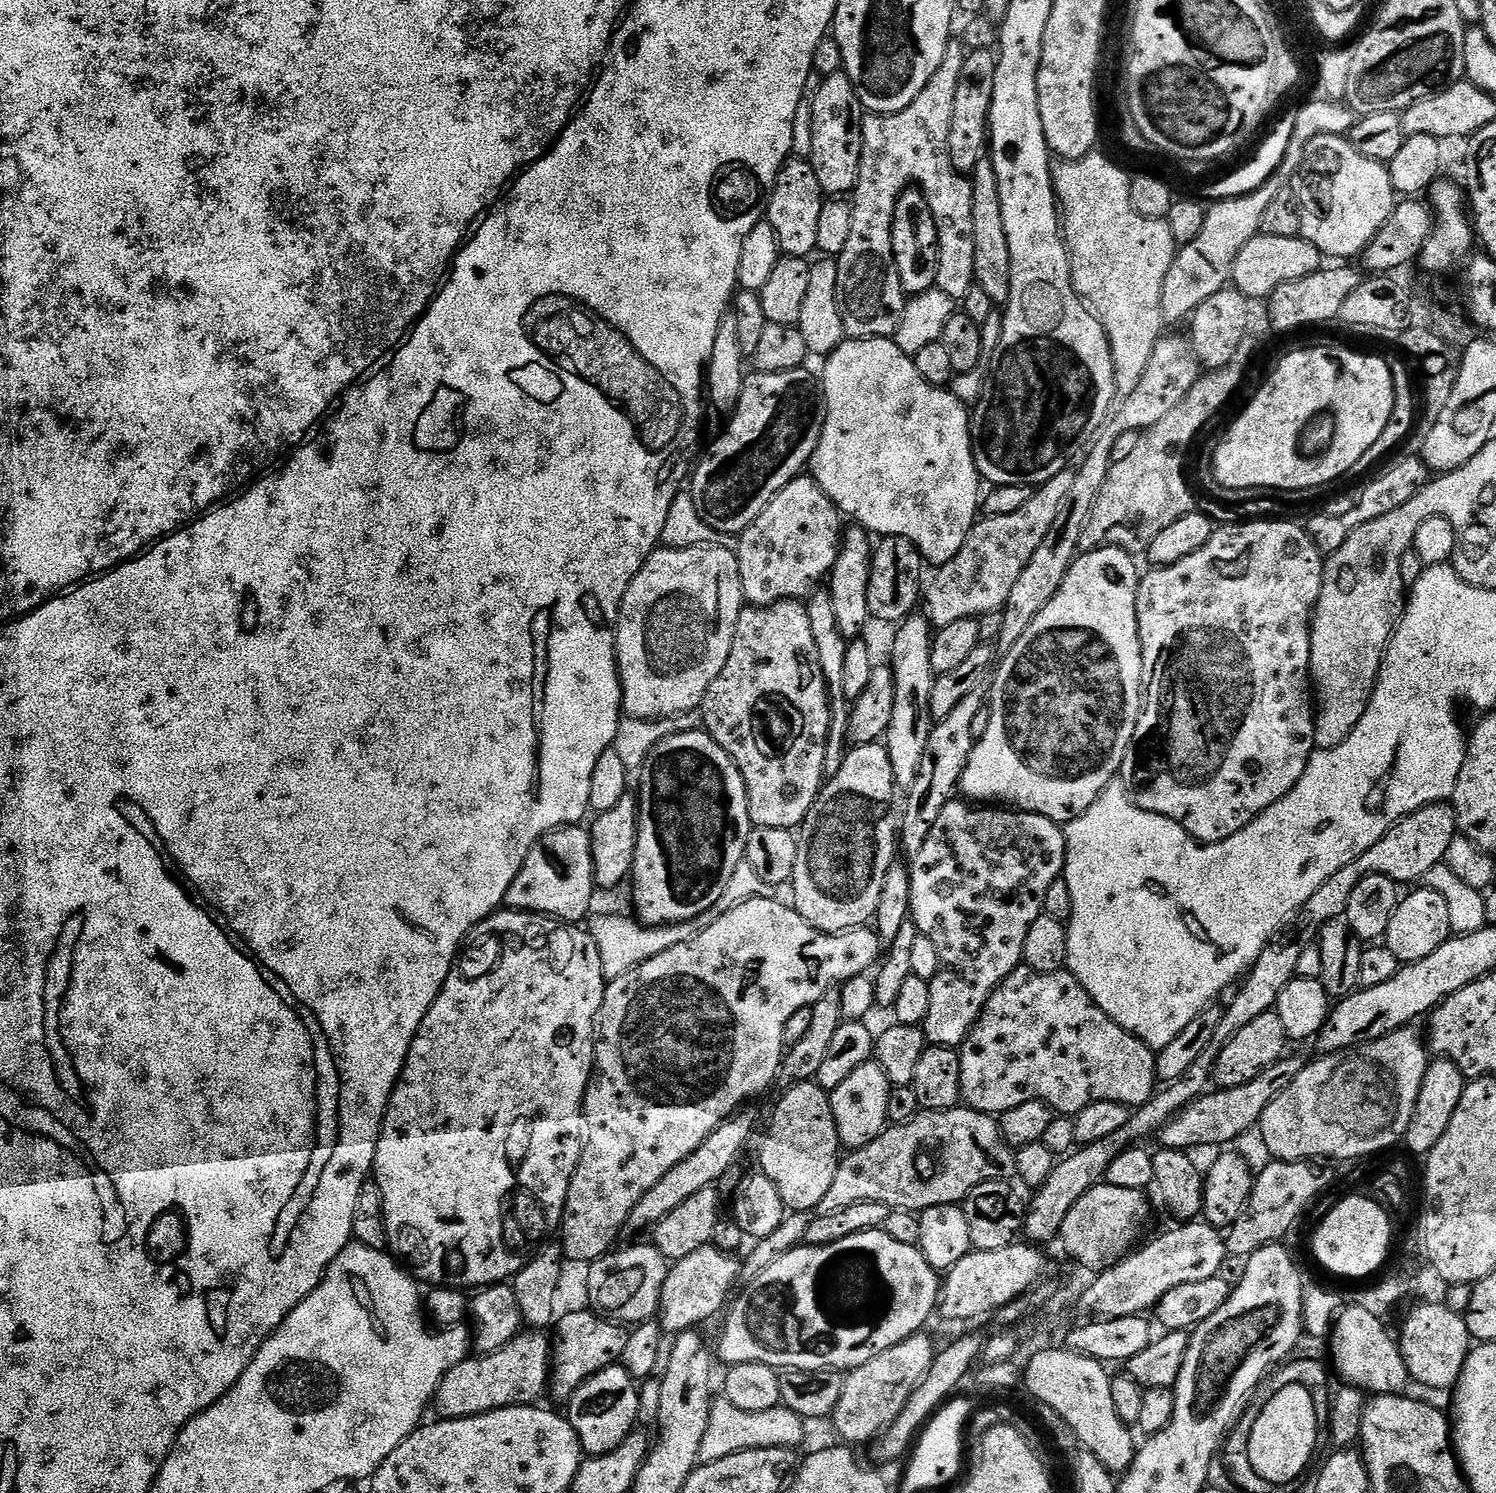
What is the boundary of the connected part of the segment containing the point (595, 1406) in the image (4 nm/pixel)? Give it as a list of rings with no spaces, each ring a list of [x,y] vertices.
[[[617,1362],[611,1364],[608,1368],[603,1368],[601,1372],[594,1373],[572,1395],[571,1400],[567,1401],[566,1415],[578,1434],[581,1448],[588,1456],[605,1456],[607,1452],[613,1452],[637,1427],[642,1397],[640,1397],[640,1392],[636,1388],[639,1388],[637,1380],[625,1370],[623,1363]]]

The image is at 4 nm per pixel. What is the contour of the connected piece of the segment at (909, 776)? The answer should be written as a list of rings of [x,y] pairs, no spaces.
[[[918,615],[908,616],[895,629],[896,637],[892,640],[890,667],[894,674],[894,714],[882,743],[890,754],[890,766],[894,770],[896,787],[900,790],[910,789],[918,778],[919,767],[922,766],[934,727],[930,710],[930,694],[938,675],[932,665],[934,628],[923,615]]]

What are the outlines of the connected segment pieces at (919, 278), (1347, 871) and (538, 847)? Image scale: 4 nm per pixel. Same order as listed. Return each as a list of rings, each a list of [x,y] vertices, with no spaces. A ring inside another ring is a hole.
[[[909,186],[901,192],[894,206],[892,219],[892,253],[902,282],[902,290],[909,297],[928,292],[936,287],[938,278],[938,230],[934,226],[934,214],[920,193],[919,187]]]
[[[1447,803],[1428,804],[1417,812],[1405,816],[1385,834],[1374,847],[1366,850],[1353,864],[1348,864],[1338,874],[1334,874],[1304,905],[1303,915],[1308,915],[1308,920],[1313,926],[1319,926],[1331,920],[1341,919],[1348,911],[1348,899],[1350,894],[1358,886],[1360,880],[1368,876],[1385,876],[1396,881],[1397,885],[1415,885],[1423,881],[1434,866],[1444,863],[1446,850],[1450,850],[1450,842],[1458,835],[1456,827],[1456,813]]]
[[[565,826],[547,832],[532,845],[522,862],[522,870],[510,882],[504,904],[518,912],[539,914],[576,926],[589,919],[593,911],[592,895],[597,892],[591,831],[584,826]]]

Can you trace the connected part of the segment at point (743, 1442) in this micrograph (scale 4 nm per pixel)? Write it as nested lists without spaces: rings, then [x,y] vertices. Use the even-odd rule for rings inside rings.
[[[720,1394],[713,1399],[710,1410],[710,1422],[706,1426],[706,1434],[700,1447],[700,1464],[718,1462],[735,1452],[745,1452],[755,1448],[790,1448],[799,1449],[804,1440],[806,1421],[803,1416],[786,1407],[771,1408],[761,1412],[738,1410]]]

